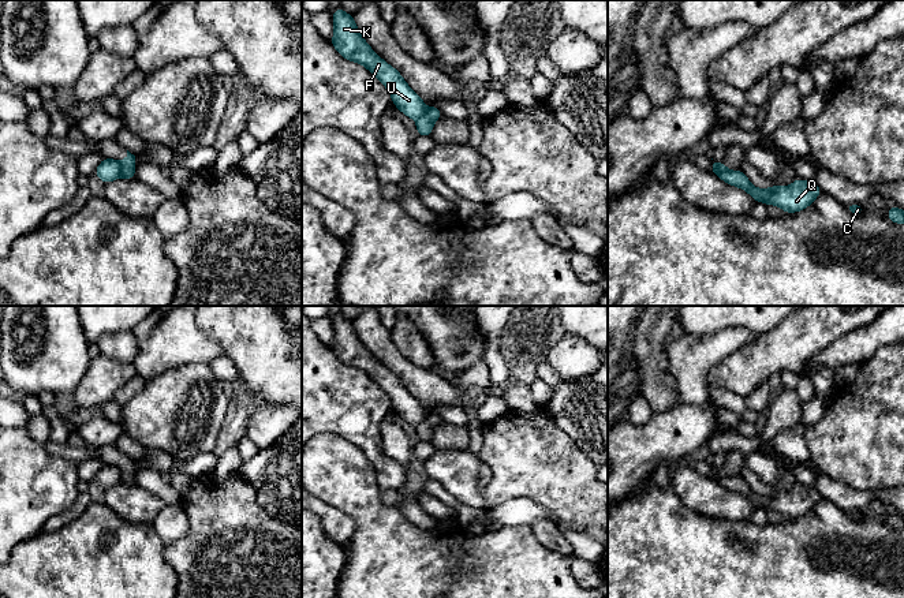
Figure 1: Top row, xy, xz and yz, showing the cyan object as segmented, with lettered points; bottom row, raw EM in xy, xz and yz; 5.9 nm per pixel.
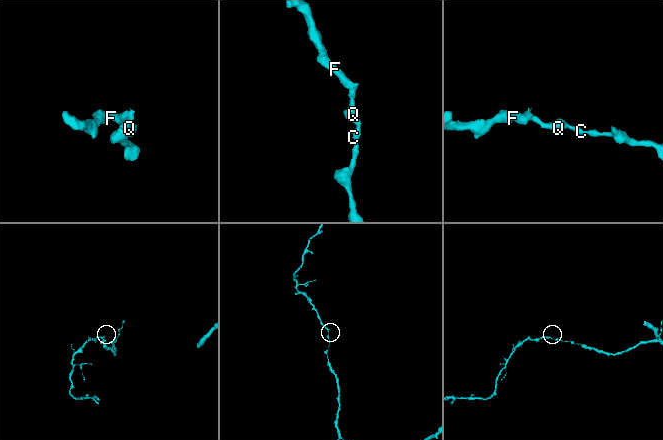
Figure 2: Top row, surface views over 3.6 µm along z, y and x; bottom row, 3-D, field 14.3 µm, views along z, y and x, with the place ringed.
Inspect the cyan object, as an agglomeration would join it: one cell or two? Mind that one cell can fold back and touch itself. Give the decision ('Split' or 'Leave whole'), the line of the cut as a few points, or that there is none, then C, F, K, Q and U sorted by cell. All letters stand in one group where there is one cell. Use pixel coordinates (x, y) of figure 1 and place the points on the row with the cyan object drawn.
Split. Split along xz (428, 108), (417, 120). Groups: C Q / F K U

